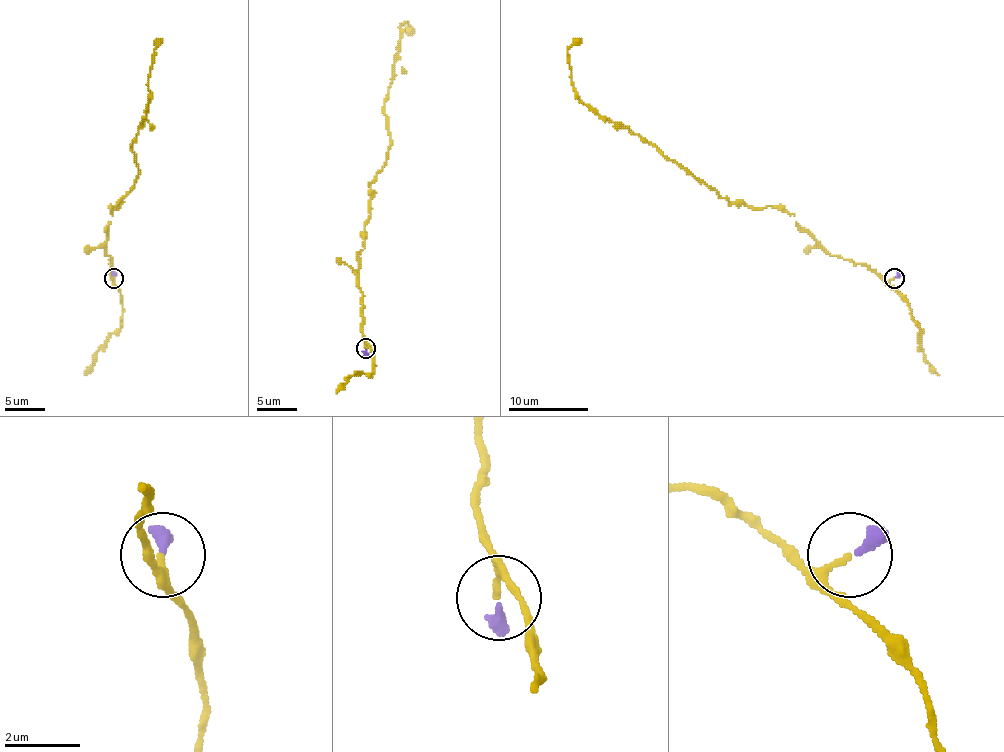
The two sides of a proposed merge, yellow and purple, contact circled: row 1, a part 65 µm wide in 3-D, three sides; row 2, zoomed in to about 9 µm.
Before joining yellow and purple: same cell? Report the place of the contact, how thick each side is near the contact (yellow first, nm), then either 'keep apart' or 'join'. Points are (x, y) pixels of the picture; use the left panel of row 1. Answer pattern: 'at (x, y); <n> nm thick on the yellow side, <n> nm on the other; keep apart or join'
at (114, 278); 130 nm thick on the yellow side, 320 nm on the other; join

